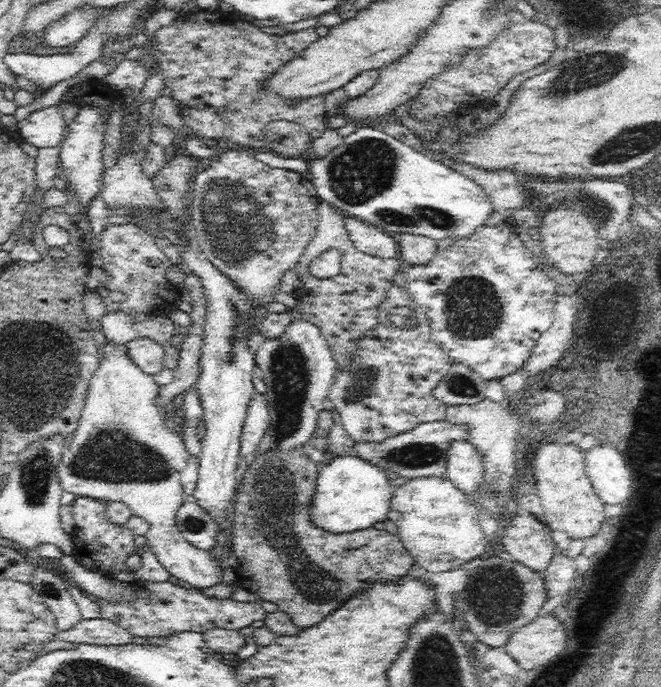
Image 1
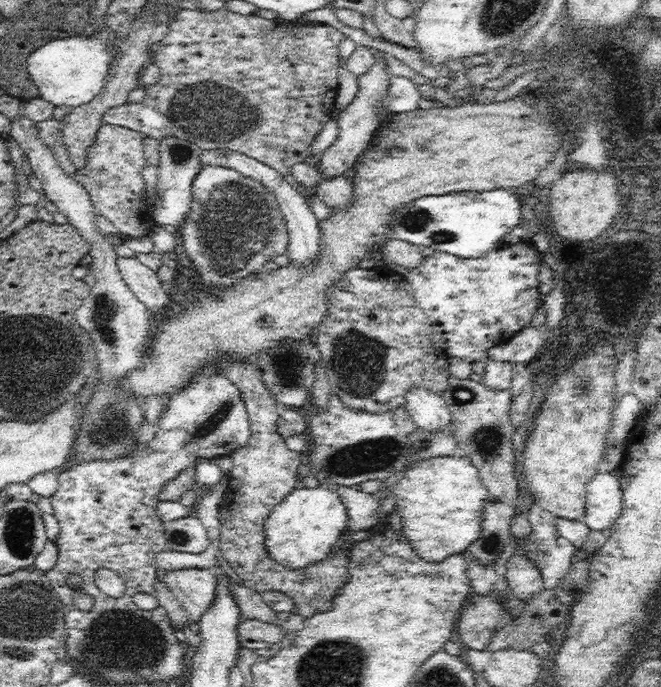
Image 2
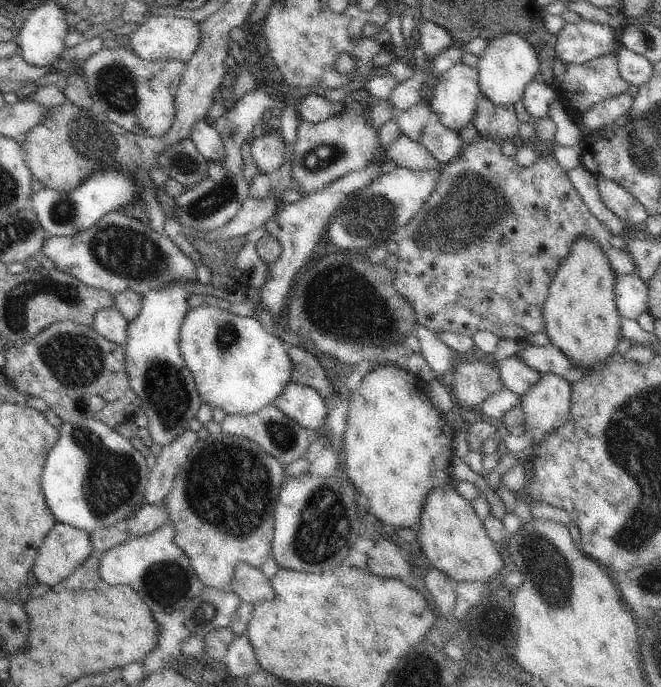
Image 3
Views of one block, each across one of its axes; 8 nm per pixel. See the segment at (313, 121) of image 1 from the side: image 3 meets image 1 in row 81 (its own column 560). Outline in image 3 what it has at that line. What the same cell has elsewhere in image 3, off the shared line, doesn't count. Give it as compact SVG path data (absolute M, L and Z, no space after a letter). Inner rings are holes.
M481 137L463 147L458 158L439 170L440 180L428 202L397 238L398 266L394 288L413 304L417 322L436 335L458 332L474 336L479 330L487 330L500 339L520 342L530 334L546 331L544 305L550 285L578 236L598 240L616 274L635 273L630 253L626 248L620 250L612 246L610 229L588 210L568 179L567 170L558 164L551 151L546 156L539 155L533 165L524 167L514 161L514 156L503 155L501 147L501 142Z

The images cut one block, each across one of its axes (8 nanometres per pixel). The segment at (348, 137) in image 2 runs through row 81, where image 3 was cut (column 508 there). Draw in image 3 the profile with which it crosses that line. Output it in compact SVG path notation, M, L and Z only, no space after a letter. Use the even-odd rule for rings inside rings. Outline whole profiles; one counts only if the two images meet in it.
M517 355L501 361L499 368L503 386L520 397L523 397L541 379L540 372Z

